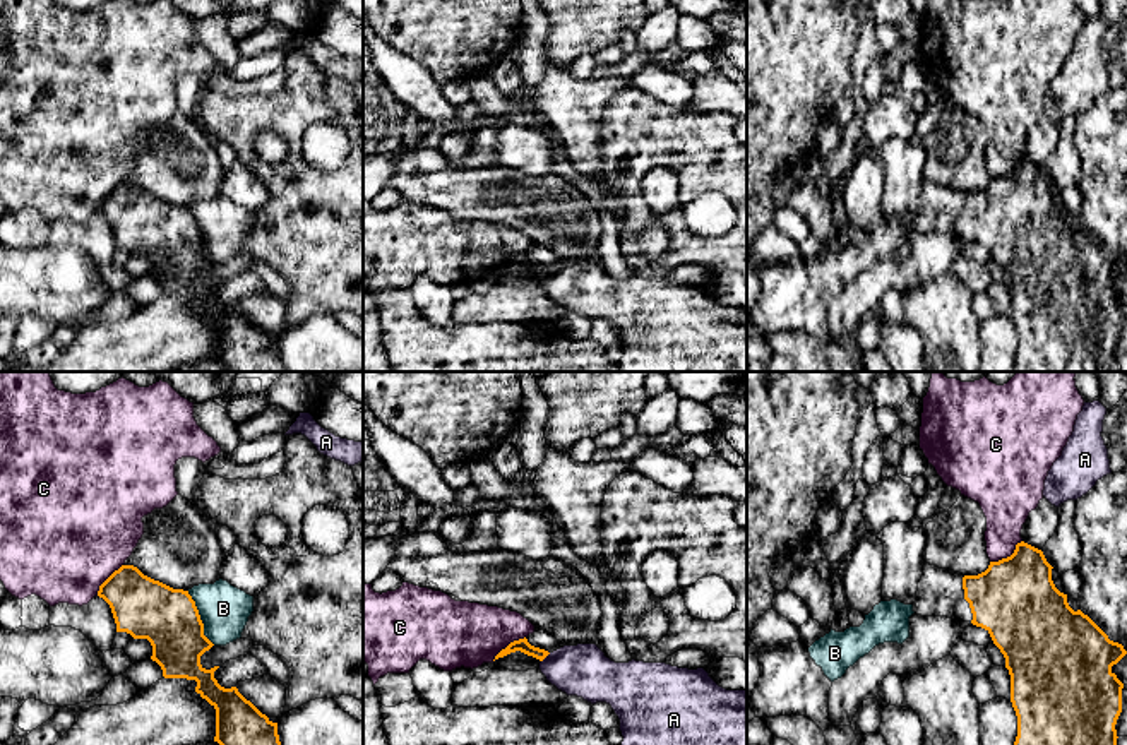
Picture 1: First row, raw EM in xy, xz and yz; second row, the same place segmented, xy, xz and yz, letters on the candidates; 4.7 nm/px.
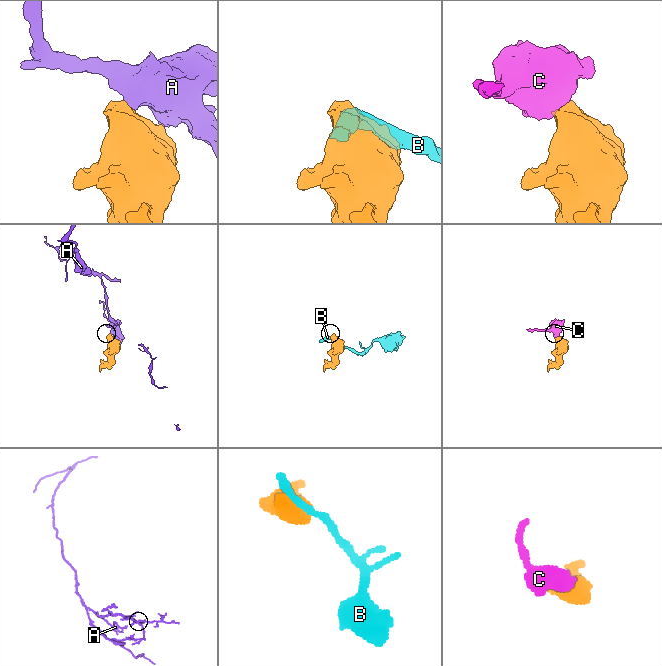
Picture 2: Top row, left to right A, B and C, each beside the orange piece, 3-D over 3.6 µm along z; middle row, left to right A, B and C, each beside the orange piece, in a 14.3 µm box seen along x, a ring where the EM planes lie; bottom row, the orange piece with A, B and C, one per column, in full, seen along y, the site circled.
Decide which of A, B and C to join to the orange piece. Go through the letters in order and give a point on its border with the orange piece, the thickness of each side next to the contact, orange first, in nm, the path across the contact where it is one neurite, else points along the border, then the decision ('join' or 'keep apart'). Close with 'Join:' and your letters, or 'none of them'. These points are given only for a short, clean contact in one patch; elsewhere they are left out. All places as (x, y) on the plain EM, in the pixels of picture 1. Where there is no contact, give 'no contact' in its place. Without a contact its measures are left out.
A: xz (545, 273) | 60/240 nm | along xz (550, 269), (542, 278) | keep apart
B: xy (199, 235) | 280/240 nm | keep apart
C: yz (1007, 173) | 380/220 nm | along yz (1021, 156), (1009, 172), (990, 178) | keep apart
Join: none of them

